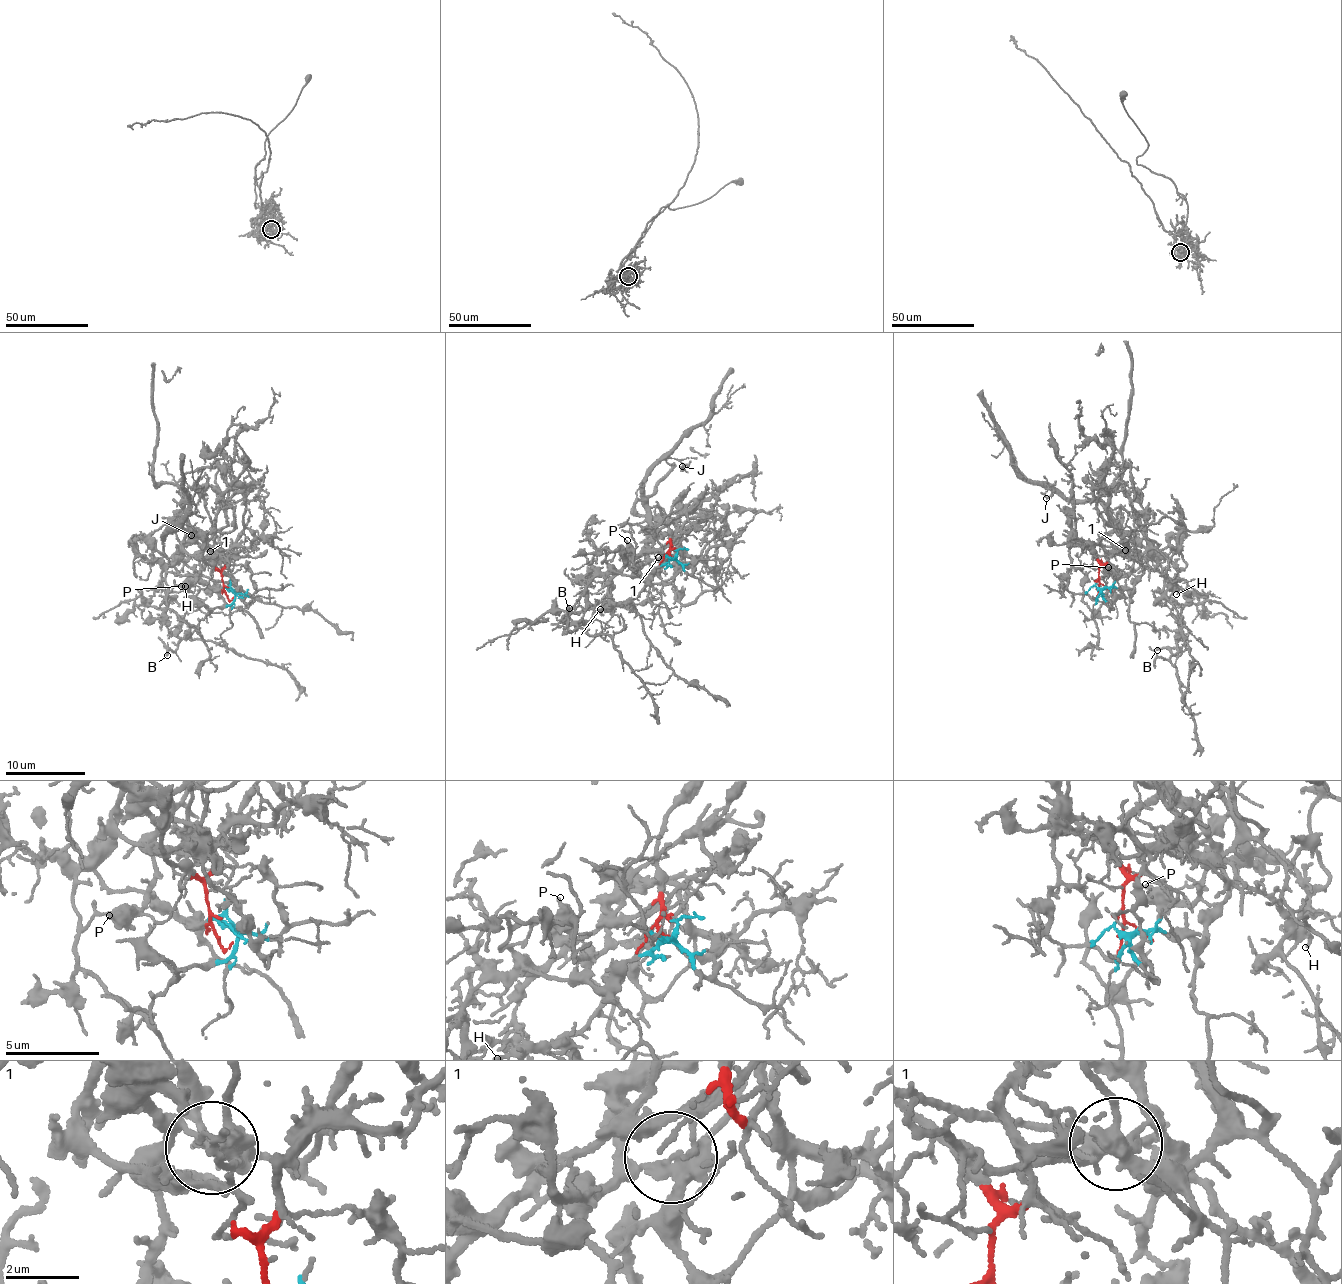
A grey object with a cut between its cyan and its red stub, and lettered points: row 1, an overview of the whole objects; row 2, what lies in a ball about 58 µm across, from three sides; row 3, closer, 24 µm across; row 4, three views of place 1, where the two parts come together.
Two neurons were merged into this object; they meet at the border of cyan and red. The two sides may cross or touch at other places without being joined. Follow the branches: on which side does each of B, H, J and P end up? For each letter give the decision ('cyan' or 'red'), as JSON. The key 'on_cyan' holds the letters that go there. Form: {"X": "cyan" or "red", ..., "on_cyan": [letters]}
{"B": "cyan", "H": "red", "J": "red", "P": "red", "on_cyan": ["B"]}

